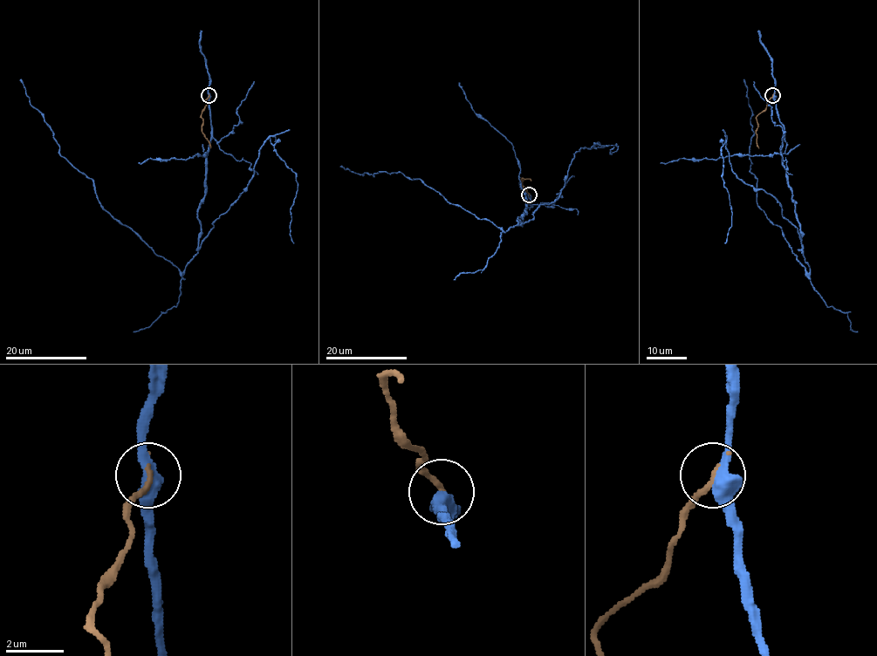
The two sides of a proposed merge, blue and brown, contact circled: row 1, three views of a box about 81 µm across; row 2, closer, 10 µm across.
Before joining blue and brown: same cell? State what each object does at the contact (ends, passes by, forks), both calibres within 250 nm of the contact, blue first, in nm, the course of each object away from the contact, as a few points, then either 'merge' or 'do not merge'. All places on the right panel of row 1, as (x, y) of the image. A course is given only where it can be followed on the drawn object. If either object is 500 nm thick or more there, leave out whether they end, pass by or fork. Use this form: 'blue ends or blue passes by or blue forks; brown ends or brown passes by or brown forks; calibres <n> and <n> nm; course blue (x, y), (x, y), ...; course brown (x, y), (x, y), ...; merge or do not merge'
blue passes by; brown ends; calibres 480 and 200 nm; course blue (773, 96), (808, 272), (757, 202), (744, 79); course brown (772, 96), (757, 117), (759, 148); do not merge

